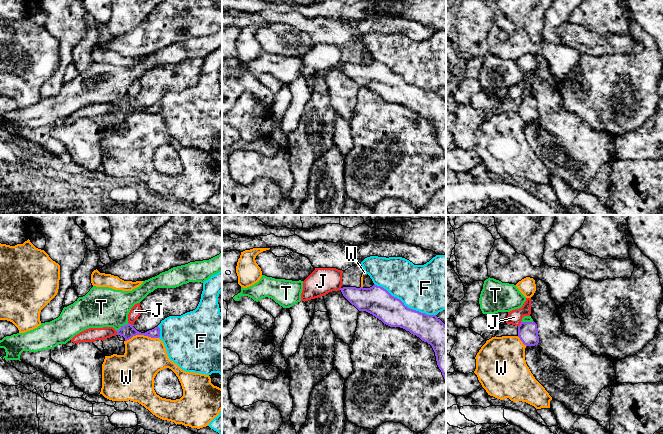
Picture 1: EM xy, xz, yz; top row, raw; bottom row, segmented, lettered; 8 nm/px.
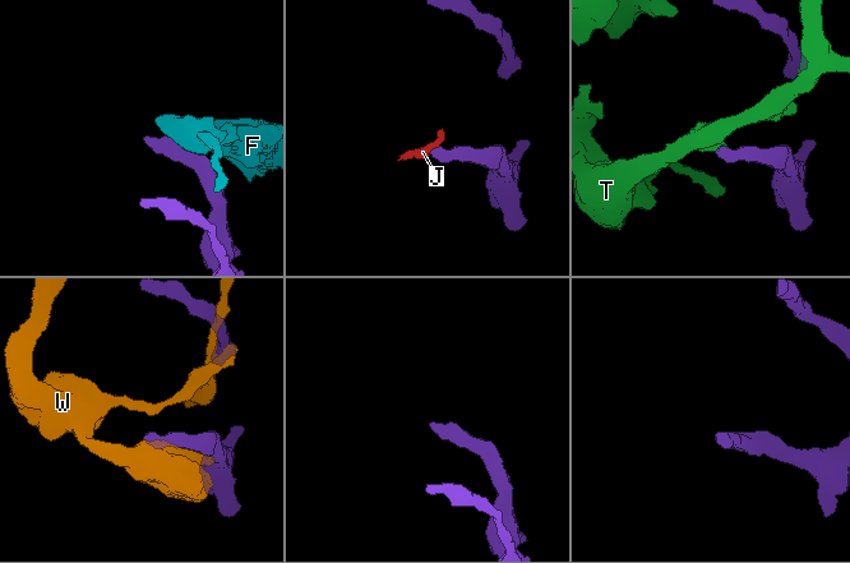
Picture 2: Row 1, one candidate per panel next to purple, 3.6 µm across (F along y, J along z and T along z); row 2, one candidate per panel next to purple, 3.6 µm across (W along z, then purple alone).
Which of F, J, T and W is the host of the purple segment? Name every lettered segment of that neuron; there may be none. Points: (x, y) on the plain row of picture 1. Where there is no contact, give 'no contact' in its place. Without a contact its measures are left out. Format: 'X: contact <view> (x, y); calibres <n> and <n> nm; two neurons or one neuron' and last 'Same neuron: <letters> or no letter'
F: contact xz (404, 81); calibres 240 and 400 nm; two neurons
J: contact xy (130, 100); calibres 110 and 90 nm; two neurons
T: contact xy (122, 102); calibres 110 and 320 nm; one neuron
W: contact xy (141, 110); calibres 110 and 320 nm; two neurons
Same neuron: T

